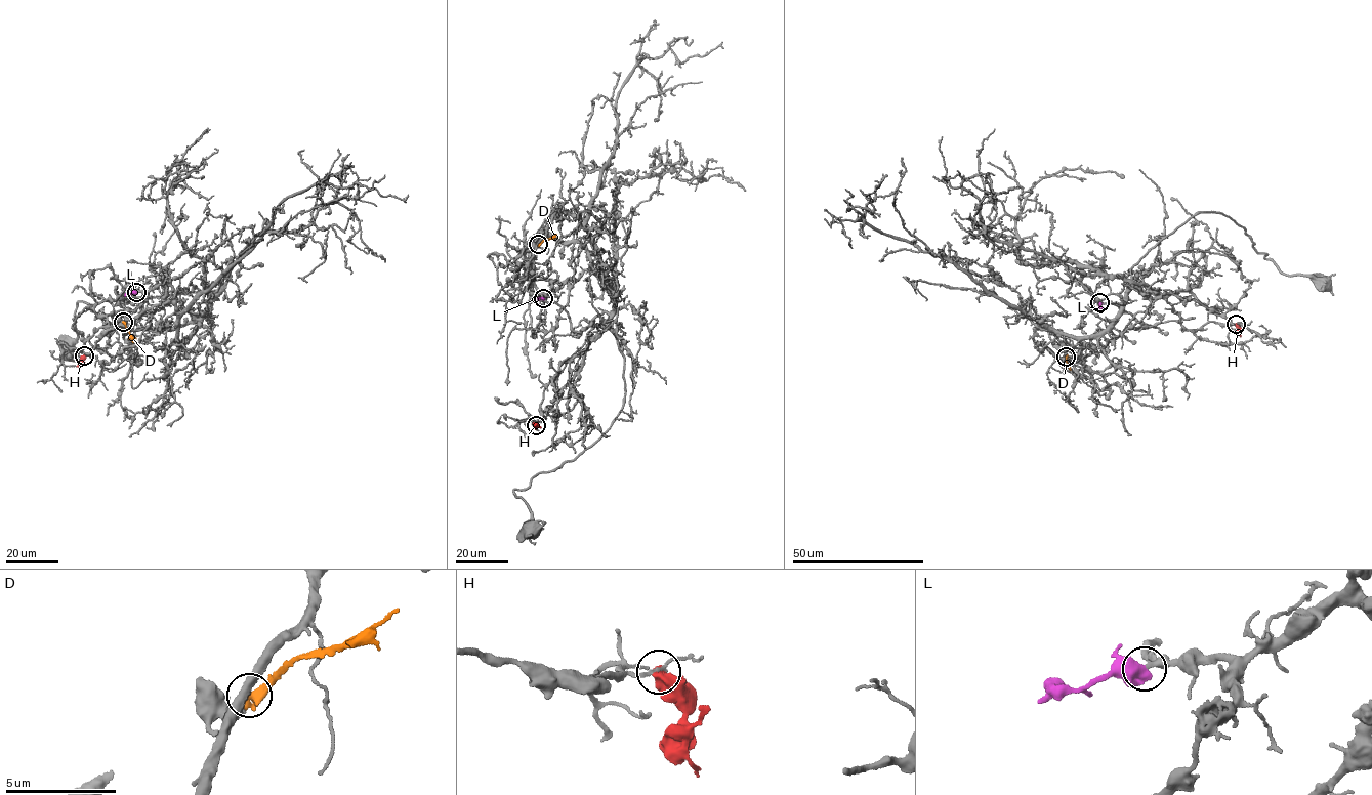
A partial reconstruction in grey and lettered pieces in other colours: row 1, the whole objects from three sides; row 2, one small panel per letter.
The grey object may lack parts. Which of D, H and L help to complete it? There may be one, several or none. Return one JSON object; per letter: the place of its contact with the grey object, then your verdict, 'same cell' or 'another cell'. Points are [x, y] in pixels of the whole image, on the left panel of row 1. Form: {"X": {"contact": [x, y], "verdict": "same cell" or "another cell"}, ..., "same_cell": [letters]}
{"D": {"contact": [123, 322], "verdict": "another cell"}, "H": {"contact": [84, 356], "verdict": "another cell"}, "L": {"contact": [136, 292], "verdict": "same cell"}, "same_cell": ["L"]}

